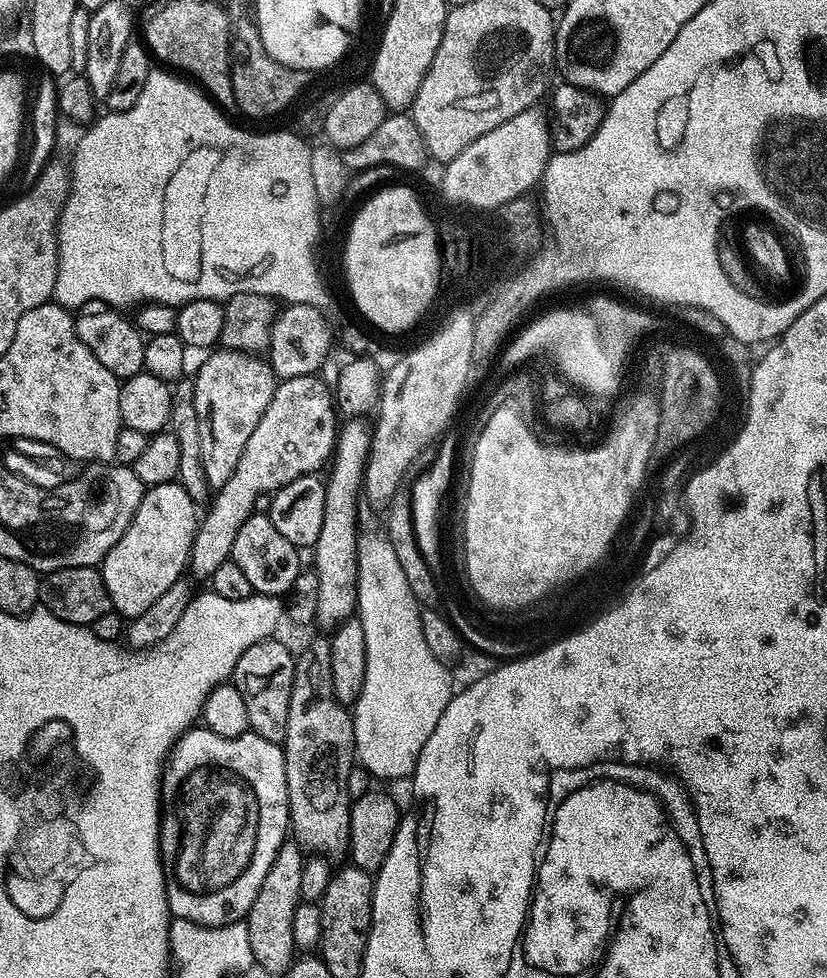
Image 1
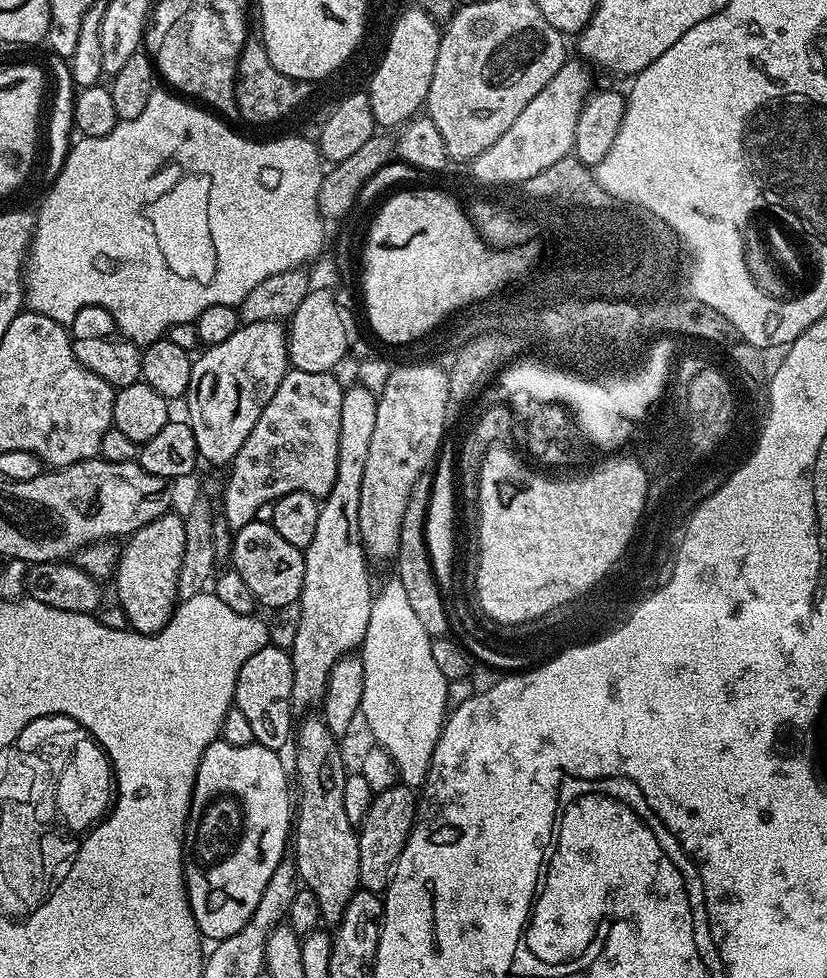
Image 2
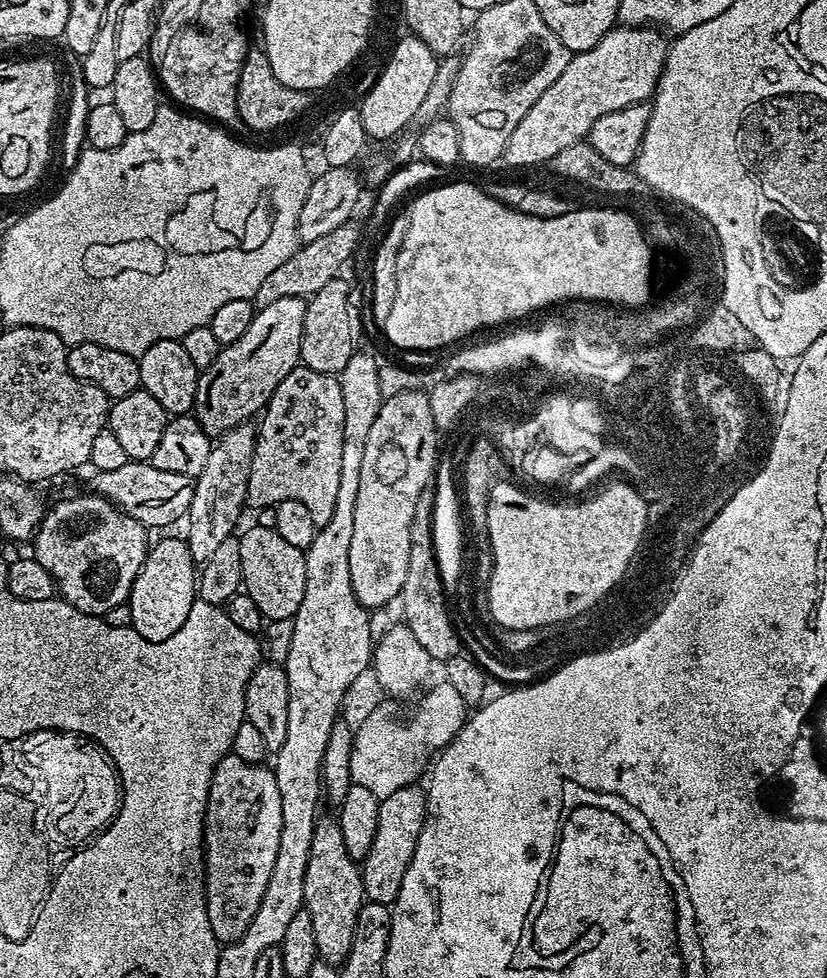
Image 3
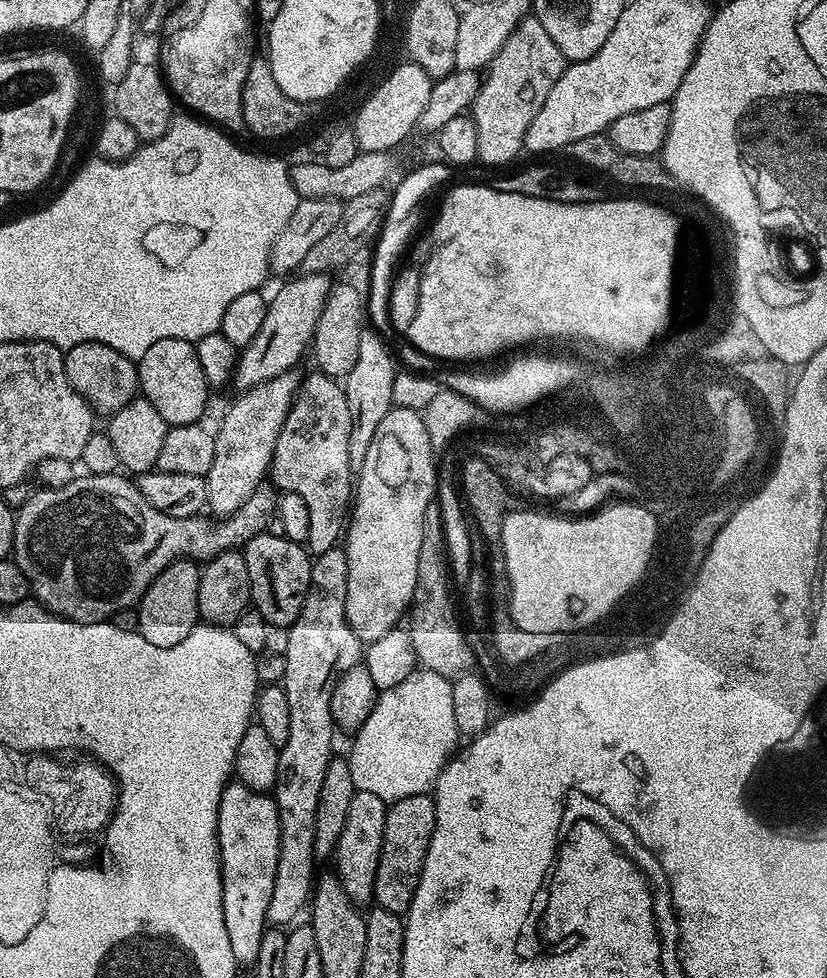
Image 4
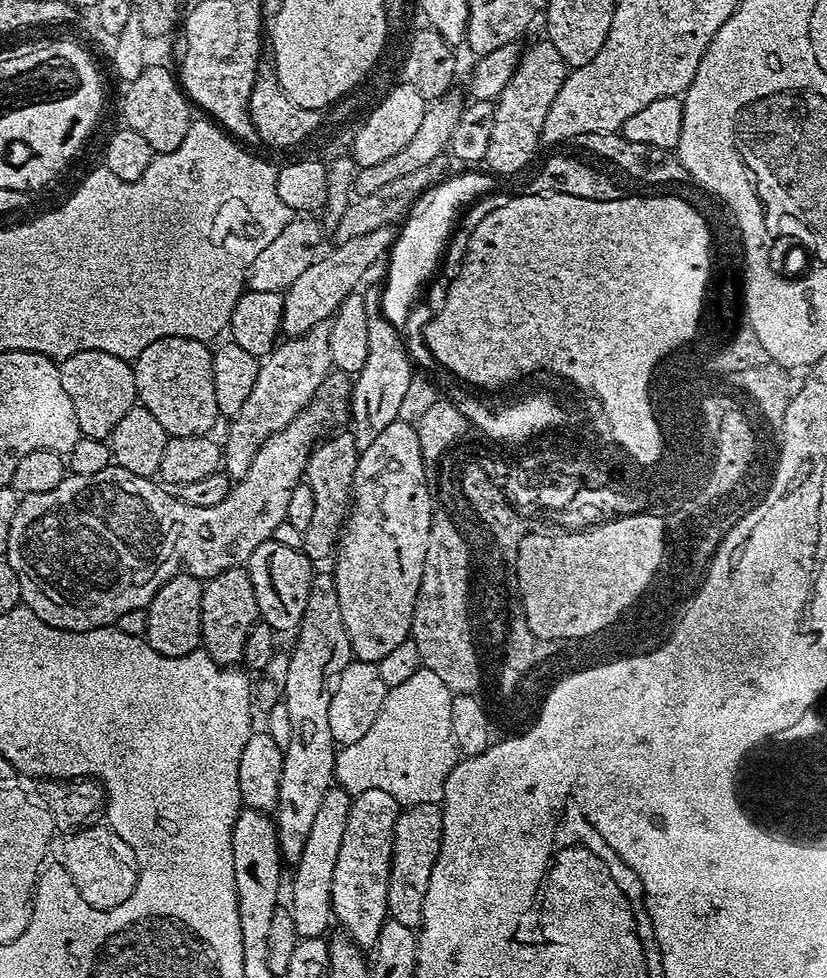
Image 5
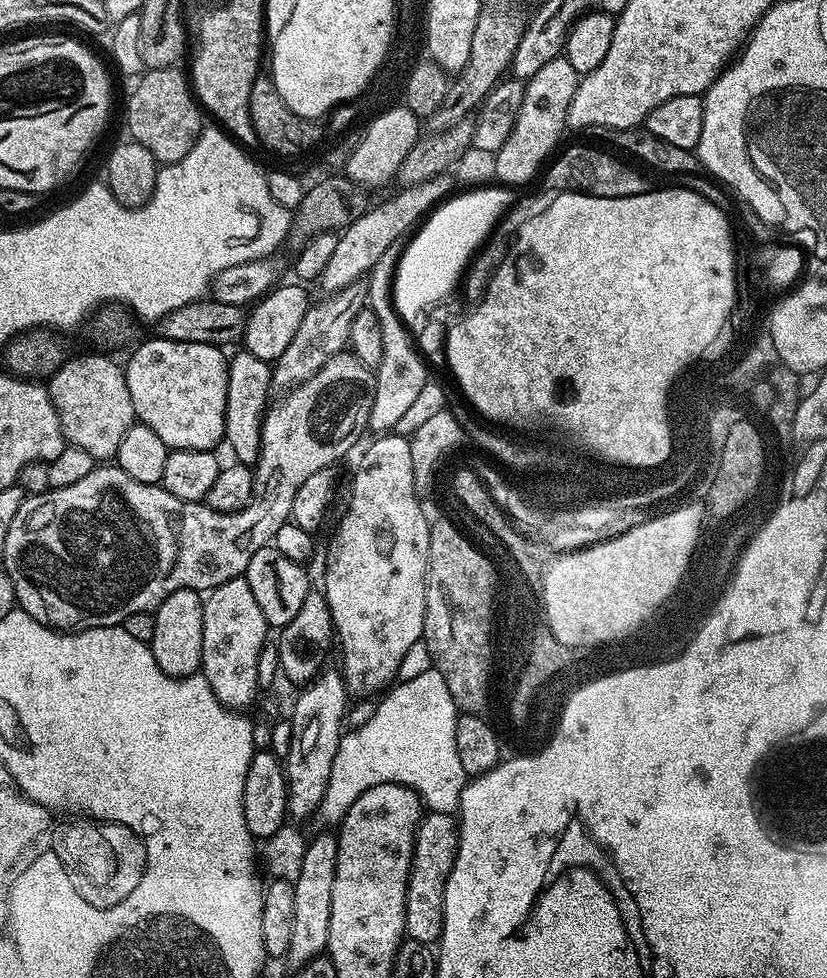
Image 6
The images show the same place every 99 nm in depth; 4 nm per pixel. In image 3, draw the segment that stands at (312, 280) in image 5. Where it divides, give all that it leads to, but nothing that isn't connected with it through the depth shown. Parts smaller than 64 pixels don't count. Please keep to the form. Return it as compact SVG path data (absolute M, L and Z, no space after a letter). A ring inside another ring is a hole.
M302 297L281 298L261 307L246 334L238 342L223 345L218 358L200 372L194 415L209 436L219 438L239 424L249 423L252 415L263 413L268 399L278 390L278 382L298 367L305 309L306 300Z

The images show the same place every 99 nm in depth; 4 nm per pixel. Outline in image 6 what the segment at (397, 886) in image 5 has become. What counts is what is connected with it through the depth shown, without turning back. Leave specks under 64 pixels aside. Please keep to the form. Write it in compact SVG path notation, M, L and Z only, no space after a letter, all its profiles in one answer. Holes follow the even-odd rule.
M428 812L421 815L420 825L416 828L412 865L406 886L406 926L407 939L417 940L429 946L440 939L442 930L442 906L446 878L456 857L456 846L459 840L458 820L451 812Z

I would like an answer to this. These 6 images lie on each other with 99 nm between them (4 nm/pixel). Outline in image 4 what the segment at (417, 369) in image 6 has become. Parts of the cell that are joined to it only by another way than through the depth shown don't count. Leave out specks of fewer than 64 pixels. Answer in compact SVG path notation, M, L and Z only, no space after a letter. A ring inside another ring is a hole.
M365 327L361 340L358 342L358 362L354 362L354 370L343 377L342 387L346 394L346 402L350 406L350 466L359 470L366 458L366 450L370 450L370 442L374 442L374 430L378 430L378 422L386 418L386 414L394 407L394 378L398 365L392 361L392 352L388 344L380 336L375 327Z

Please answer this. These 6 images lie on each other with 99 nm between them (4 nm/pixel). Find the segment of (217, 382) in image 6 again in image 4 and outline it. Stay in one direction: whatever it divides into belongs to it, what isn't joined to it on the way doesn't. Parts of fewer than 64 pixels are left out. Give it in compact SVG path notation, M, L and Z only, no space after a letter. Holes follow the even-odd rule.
M159 340L142 354L138 362L140 374L139 391L143 399L149 400L162 414L169 426L186 426L201 419L208 404L210 385L206 374L202 374L202 362L198 362L196 345L191 340Z

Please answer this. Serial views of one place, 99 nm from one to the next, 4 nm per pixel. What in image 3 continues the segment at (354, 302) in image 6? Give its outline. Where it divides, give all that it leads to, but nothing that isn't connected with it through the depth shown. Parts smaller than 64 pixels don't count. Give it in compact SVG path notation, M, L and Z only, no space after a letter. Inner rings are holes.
M251 423L239 424L225 432L213 443L210 459L200 476L195 477L194 502L190 502L190 510L186 517L188 533L186 539L190 546L190 554L197 565L205 564L218 550L221 542L237 531L236 523L240 515L246 512L248 502L248 483L250 482L250 464L254 462L257 429Z

